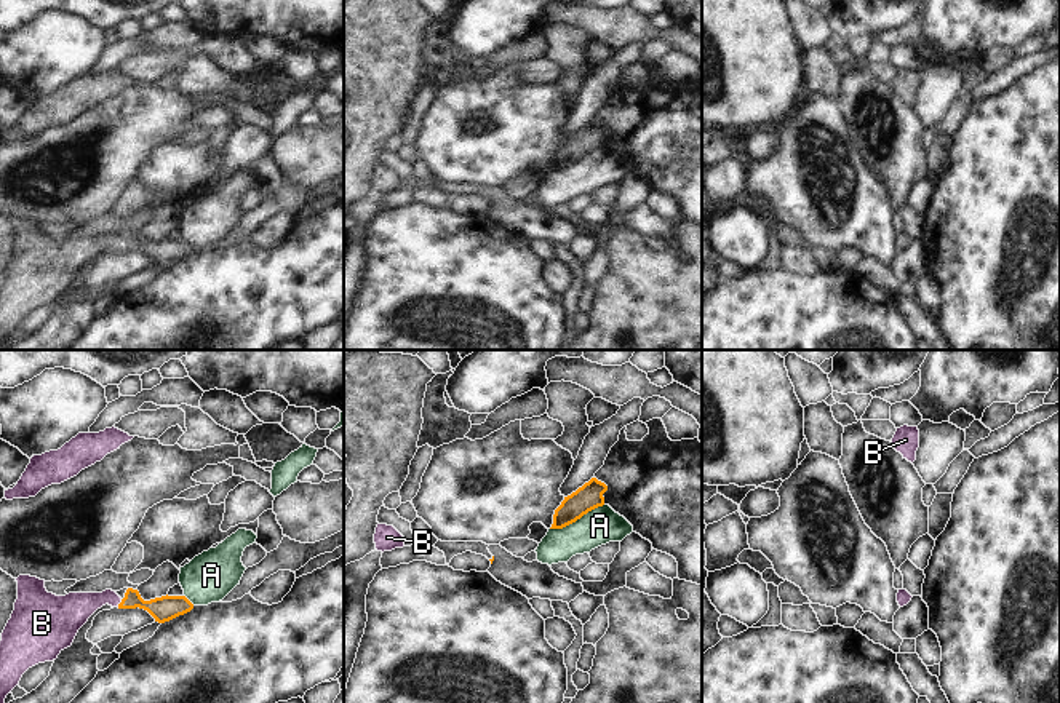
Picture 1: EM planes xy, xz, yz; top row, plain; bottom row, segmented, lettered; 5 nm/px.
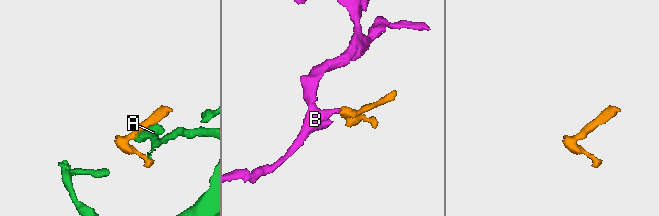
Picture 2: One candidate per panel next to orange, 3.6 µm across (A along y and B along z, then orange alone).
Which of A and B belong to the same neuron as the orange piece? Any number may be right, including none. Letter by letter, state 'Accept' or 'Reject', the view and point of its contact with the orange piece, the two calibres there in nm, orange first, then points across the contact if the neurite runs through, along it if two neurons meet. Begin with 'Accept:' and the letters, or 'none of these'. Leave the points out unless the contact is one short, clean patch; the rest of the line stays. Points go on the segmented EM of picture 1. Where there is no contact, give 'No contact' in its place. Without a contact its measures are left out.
Accept: B
A: Reject. Touches orange at xz (576, 520). Thickness 130 nm (orange) against 190 nm. Boundary: xz (603, 504), (561, 528), (550, 529)
B: Accept. Touches orange at xy (120, 603). Thickness 130 nm (orange) against 180 nm. Path across: xy (167, 607), (120, 603), (96, 599), (72, 611)

